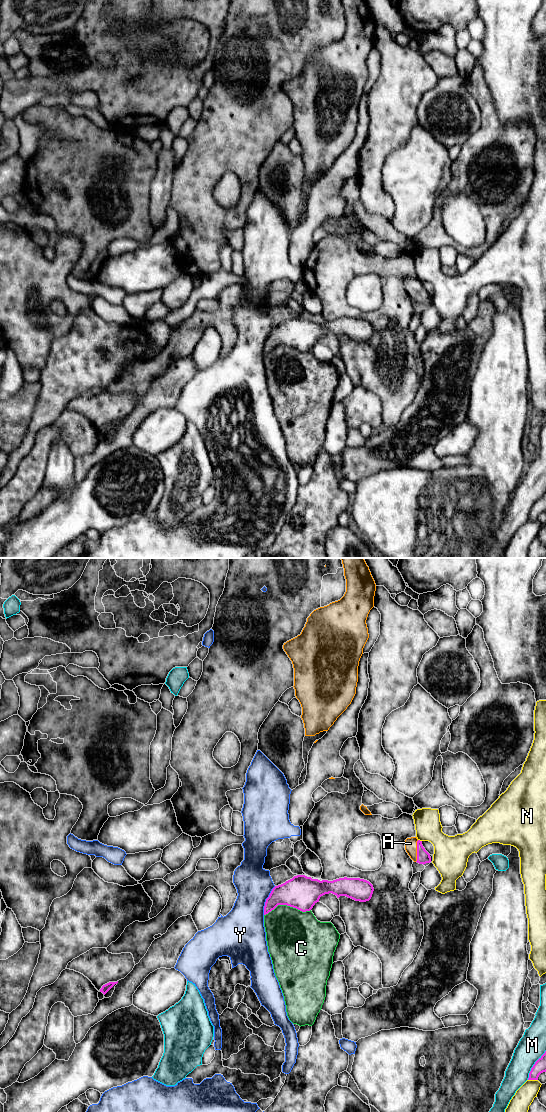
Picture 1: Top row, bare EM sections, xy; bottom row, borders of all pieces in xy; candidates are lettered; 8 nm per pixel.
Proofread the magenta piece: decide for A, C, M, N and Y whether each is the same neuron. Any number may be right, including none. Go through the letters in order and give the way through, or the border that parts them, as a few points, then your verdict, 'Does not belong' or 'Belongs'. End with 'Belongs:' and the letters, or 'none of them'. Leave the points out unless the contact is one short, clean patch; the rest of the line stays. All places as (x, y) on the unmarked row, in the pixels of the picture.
A: Belongs
C: Does not belong
M: Does not belong
N: Does not belong
Y: Does not belong
Belongs: A

